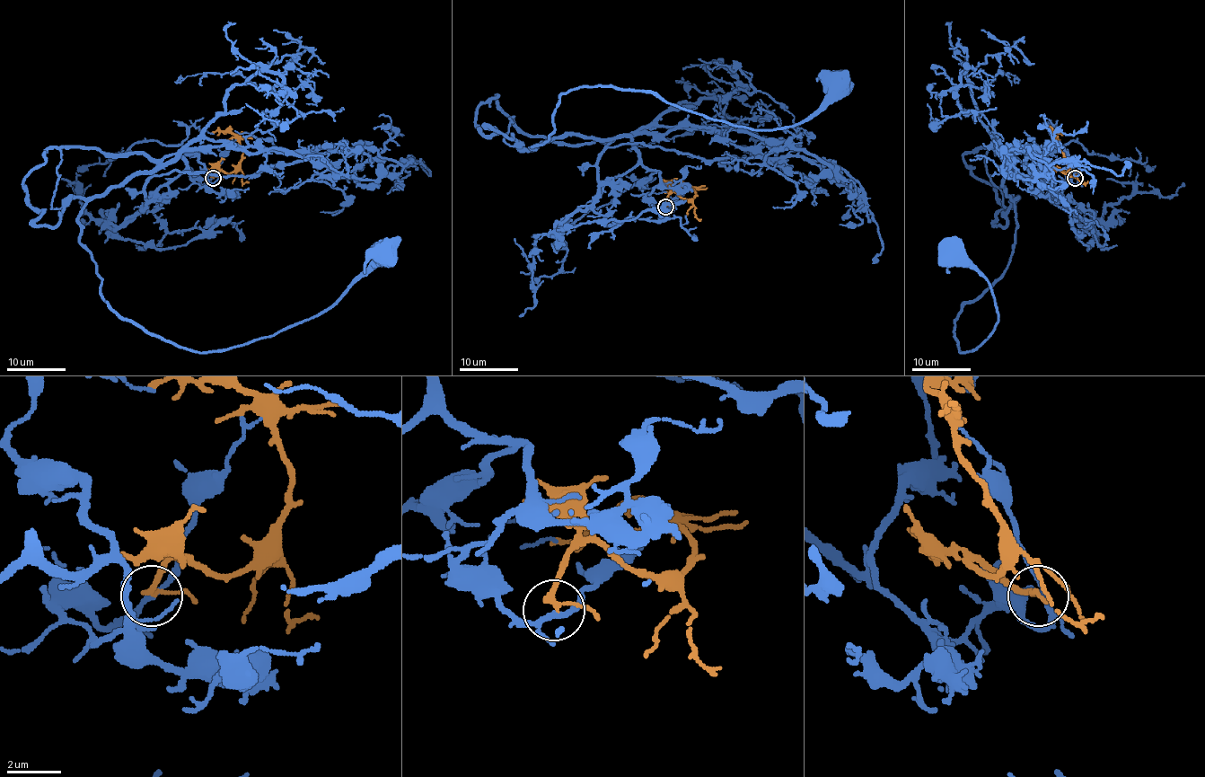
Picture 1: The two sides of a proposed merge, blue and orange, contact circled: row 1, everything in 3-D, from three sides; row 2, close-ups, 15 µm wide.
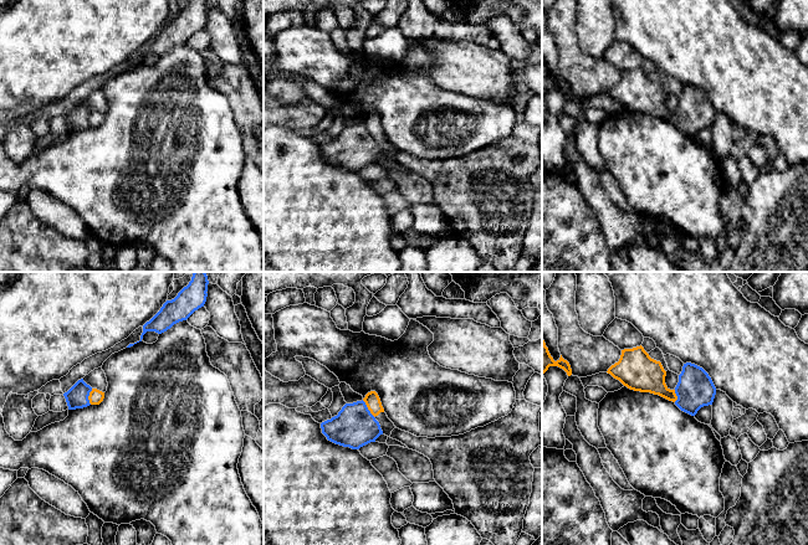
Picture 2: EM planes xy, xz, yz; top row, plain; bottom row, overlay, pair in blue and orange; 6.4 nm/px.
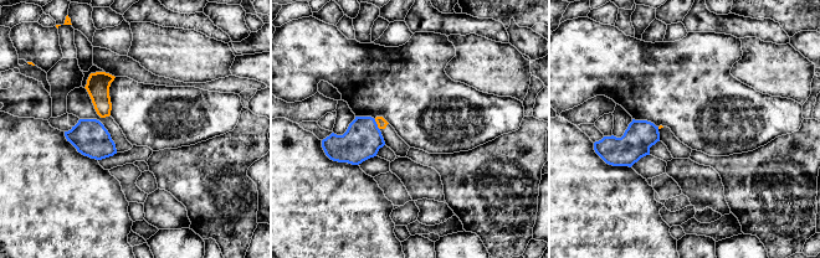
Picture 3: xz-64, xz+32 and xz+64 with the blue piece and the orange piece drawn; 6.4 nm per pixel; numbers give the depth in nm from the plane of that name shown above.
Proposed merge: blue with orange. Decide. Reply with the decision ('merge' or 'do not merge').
do not merge

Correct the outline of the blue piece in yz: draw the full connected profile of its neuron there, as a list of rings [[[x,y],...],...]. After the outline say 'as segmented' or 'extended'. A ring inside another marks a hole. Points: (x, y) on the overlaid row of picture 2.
[[[686,363],[675,387],[675,405],[684,412],[695,416],[697,411],[712,405],[716,387],[709,374],[700,366]]]; as segmented

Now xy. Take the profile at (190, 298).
[[[194,272],[189,284],[174,299],[167,300],[160,310],[143,325],[139,341],[147,331],[162,334],[174,324],[186,320],[195,310],[204,307],[208,297],[208,284],[205,272]]]; as segmented

